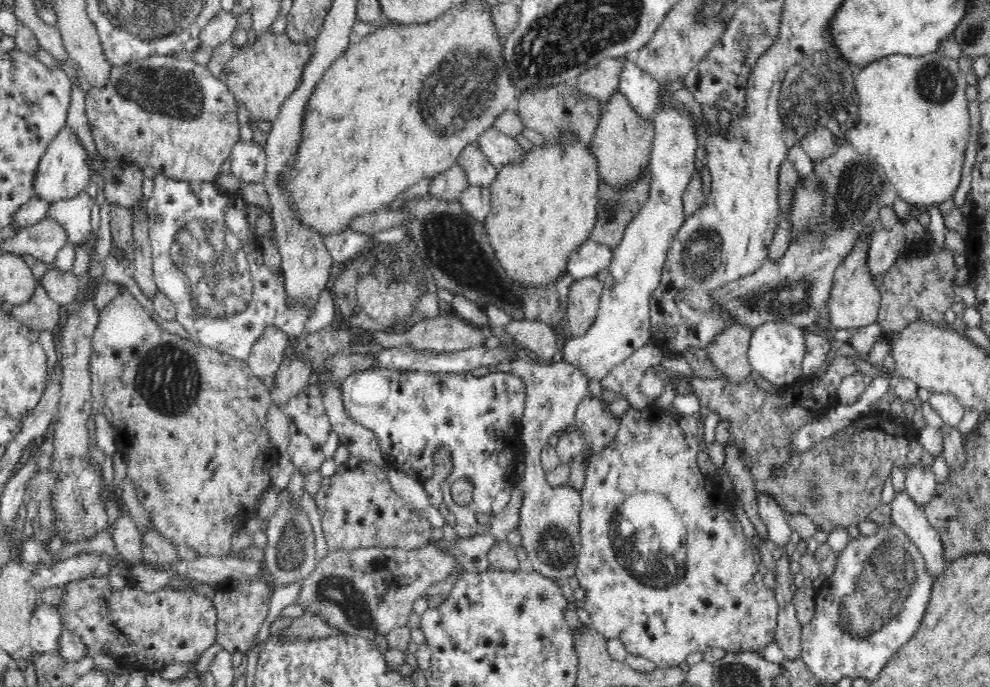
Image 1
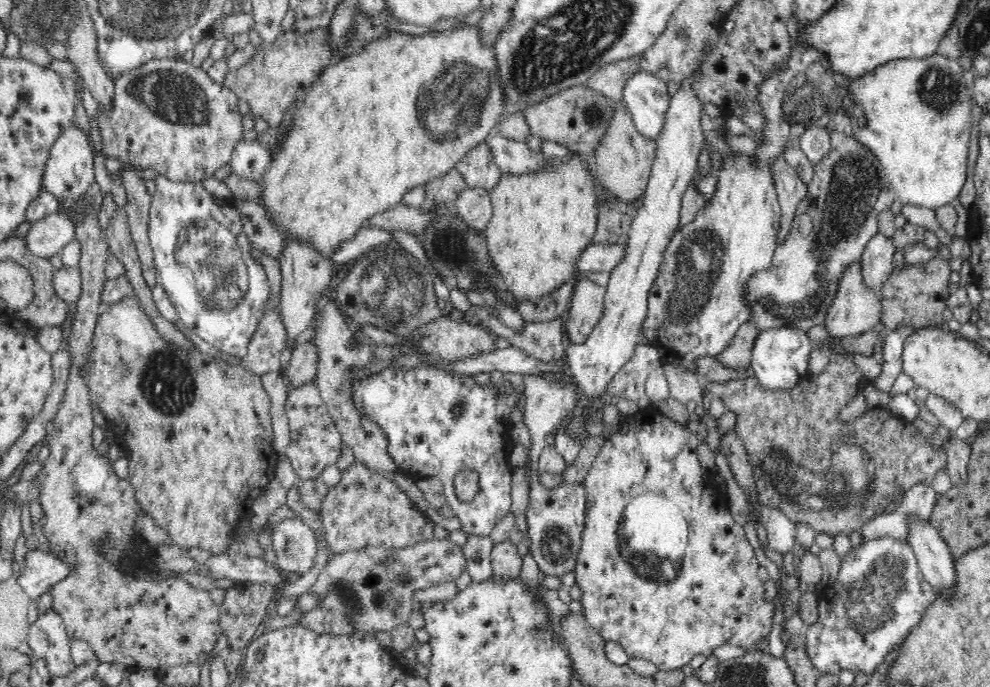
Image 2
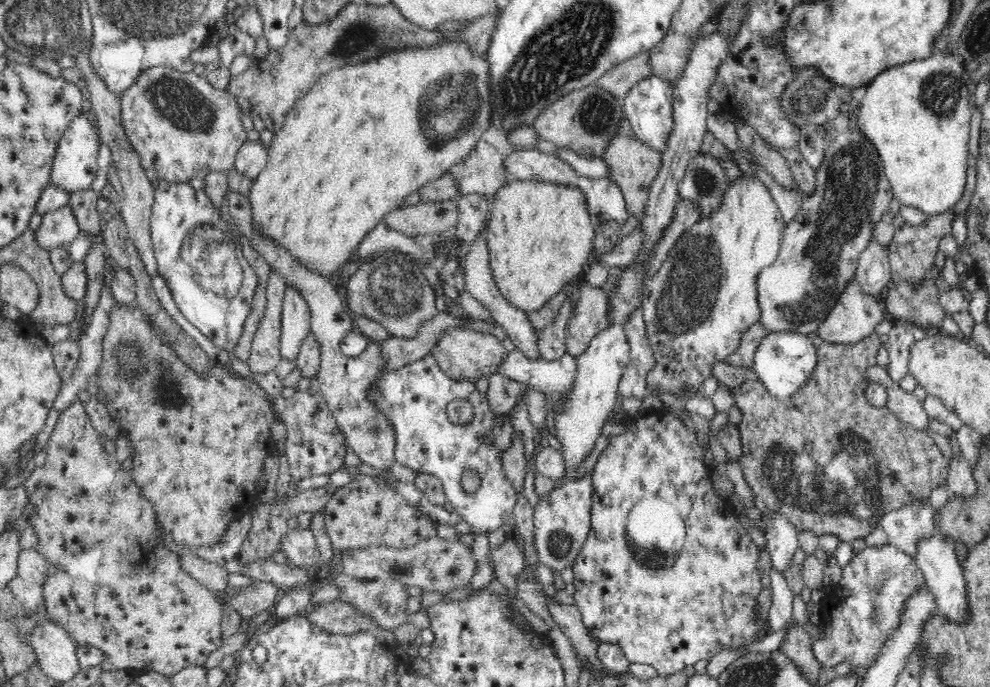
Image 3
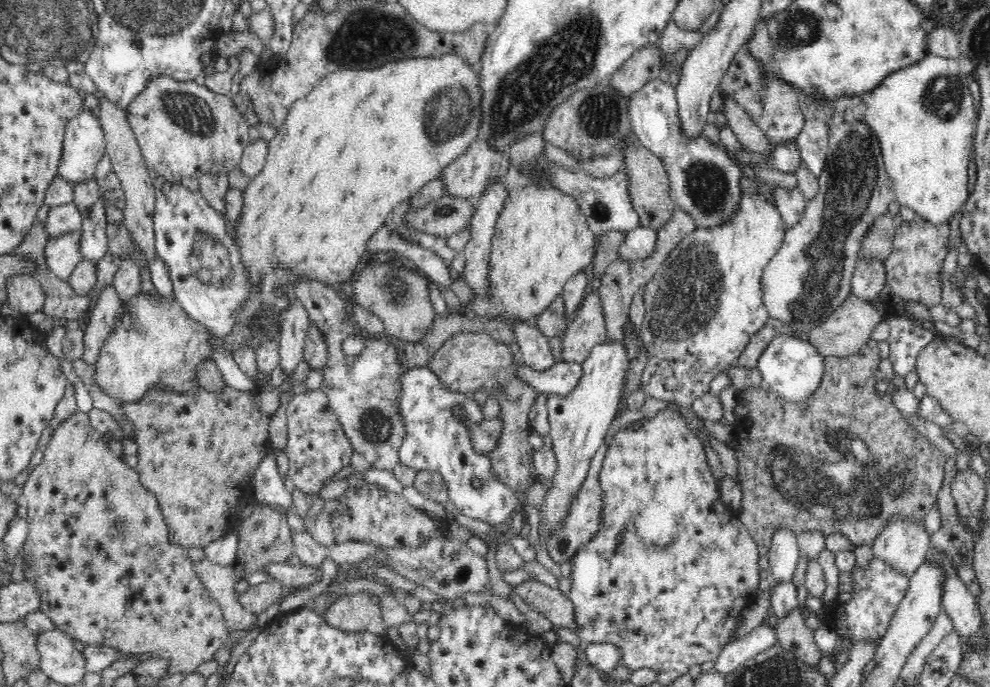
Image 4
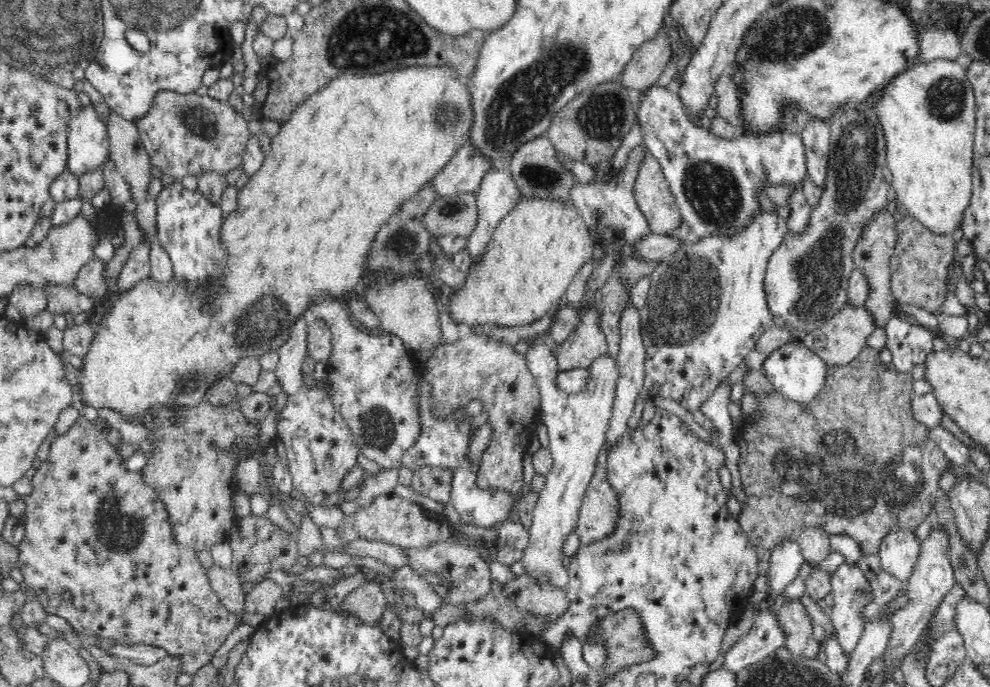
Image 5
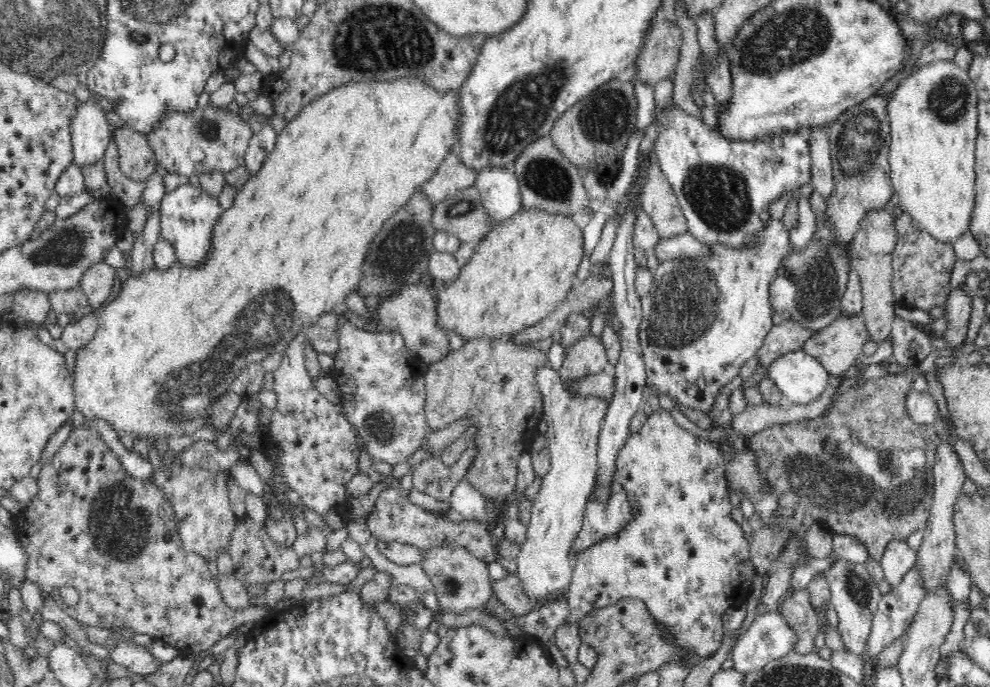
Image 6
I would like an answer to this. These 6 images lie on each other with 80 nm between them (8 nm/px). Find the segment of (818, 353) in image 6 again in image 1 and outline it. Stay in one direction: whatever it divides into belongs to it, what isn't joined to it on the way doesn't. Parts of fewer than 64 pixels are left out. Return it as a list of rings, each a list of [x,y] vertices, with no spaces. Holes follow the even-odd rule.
[[[880,224],[879,228],[874,226],[872,232],[858,234],[858,242],[854,244],[854,250],[842,260],[842,264],[838,265],[834,272],[833,288],[826,308],[830,316],[830,325],[836,330],[853,331],[874,325],[878,321],[881,295],[867,265],[867,250],[869,238],[882,227],[883,225]]]

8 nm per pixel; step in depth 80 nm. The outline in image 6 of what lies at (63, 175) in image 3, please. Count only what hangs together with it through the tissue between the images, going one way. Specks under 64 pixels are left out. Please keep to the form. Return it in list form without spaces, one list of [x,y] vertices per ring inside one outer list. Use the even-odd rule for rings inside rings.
[[[88,99],[78,105],[70,122],[74,164],[81,167],[103,160],[112,139],[112,128],[104,112],[96,100]]]

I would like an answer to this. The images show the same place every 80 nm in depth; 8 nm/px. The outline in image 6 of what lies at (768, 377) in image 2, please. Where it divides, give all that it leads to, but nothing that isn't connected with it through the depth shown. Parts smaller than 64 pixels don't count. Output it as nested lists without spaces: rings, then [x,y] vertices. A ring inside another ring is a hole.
[[[795,351],[772,362],[768,375],[782,391],[785,402],[810,404],[822,396],[830,374],[814,357]]]

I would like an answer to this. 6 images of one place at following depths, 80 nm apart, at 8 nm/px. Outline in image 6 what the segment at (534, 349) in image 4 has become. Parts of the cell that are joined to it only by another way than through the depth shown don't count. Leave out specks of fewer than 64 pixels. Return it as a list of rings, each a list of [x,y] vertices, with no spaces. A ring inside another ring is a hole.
[[[548,368],[536,372],[536,382],[542,395],[543,419],[548,425],[547,441],[550,468],[531,508],[526,538],[516,556],[523,593],[528,598],[546,598],[548,594],[566,590],[570,586],[574,562],[570,550],[582,530],[582,520],[597,475],[598,439],[609,403],[599,396],[570,393],[563,385],[558,371]]]

